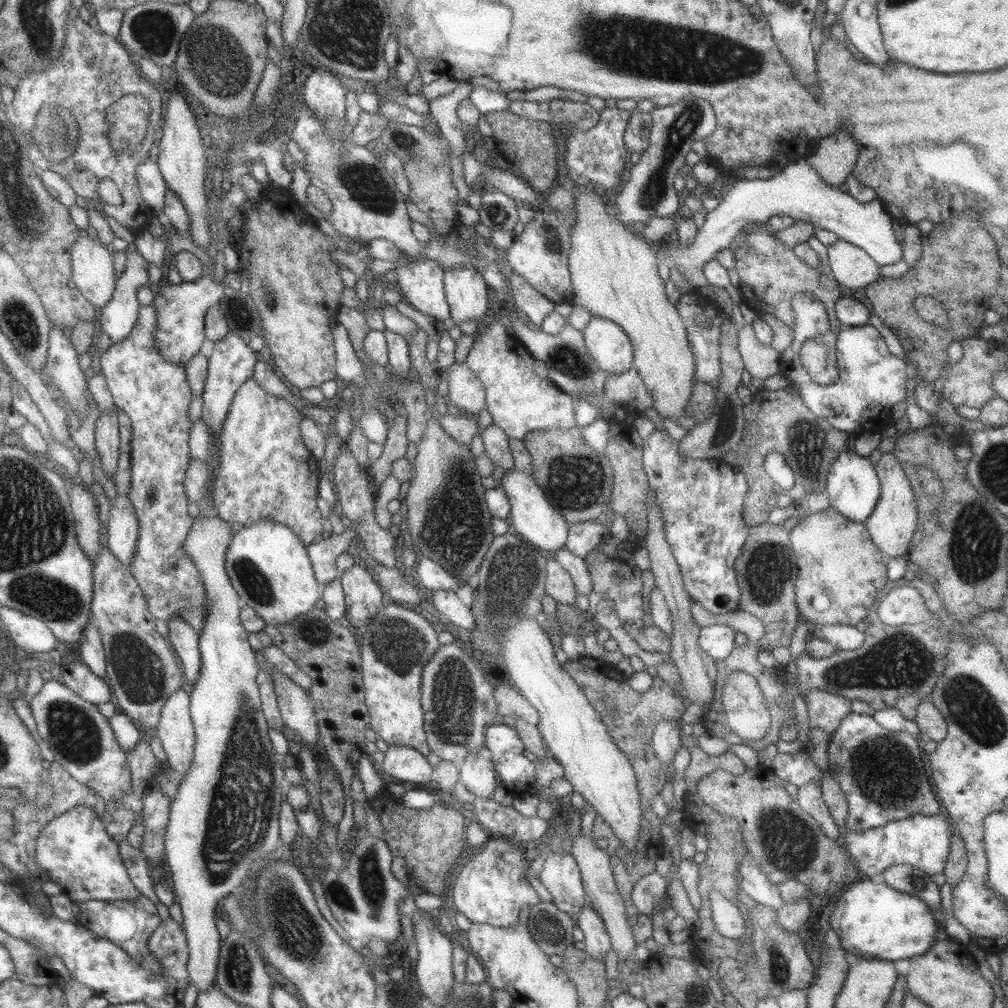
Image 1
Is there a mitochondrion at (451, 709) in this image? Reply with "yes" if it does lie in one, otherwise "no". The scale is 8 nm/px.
yes

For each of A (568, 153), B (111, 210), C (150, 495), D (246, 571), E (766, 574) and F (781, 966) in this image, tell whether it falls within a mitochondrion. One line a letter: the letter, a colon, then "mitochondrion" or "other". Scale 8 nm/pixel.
A: other
B: other
C: mitochondrion
D: mitochondrion
E: mitochondrion
F: mitochondrion

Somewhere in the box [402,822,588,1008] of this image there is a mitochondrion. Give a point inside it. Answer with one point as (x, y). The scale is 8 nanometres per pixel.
(544, 926)

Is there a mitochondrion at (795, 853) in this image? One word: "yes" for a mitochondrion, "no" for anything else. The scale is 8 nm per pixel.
yes

